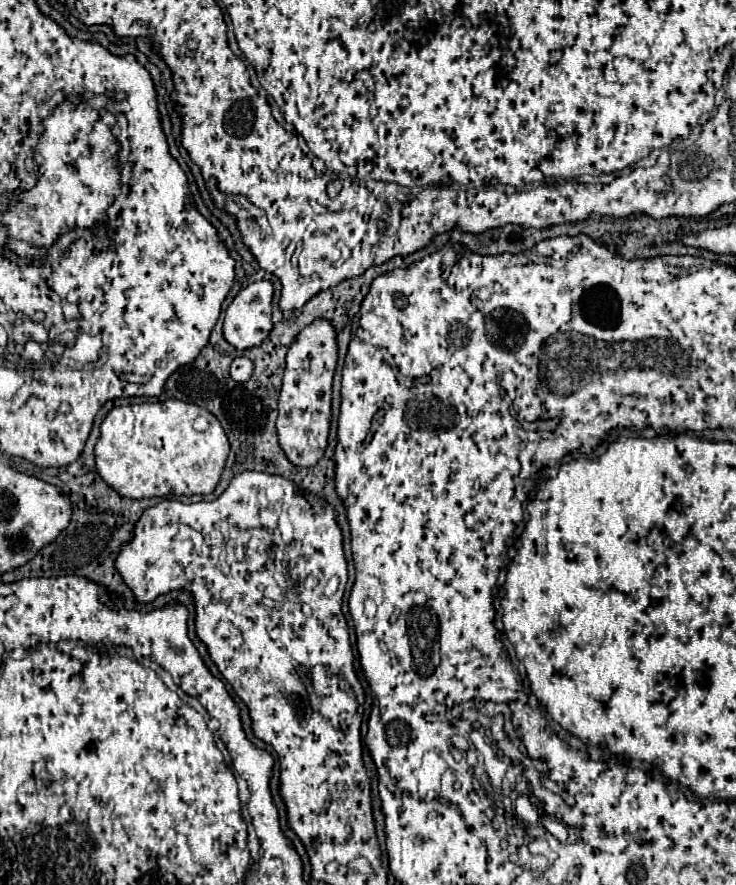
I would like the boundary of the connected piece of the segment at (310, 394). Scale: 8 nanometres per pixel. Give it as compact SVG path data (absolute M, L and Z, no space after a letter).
M317 319L305 327L287 353L287 367L279 393L279 445L287 459L299 467L315 465L327 447L331 419L333 373L337 365L337 341L329 321Z

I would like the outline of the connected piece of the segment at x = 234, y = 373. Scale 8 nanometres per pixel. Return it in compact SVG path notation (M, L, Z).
M235 357L231 363L231 377L235 381L247 381L253 373L253 363L247 357Z

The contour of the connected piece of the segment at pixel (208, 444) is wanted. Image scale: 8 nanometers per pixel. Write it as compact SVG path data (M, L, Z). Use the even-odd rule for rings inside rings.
M175 399L113 407L101 423L101 437L95 445L97 473L109 487L129 499L209 495L221 479L227 455L229 439L215 415L199 405ZM197 417L209 421L207 431L193 427Z

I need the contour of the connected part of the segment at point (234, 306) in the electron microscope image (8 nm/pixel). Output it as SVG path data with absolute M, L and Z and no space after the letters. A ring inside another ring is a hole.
M267 279L255 281L251 285L247 285L245 289L241 289L237 293L237 297L231 301L231 305L225 311L225 323L223 323L223 333L225 339L235 347L235 349L249 349L249 347L257 347L261 345L271 327L271 301L273 301L273 283Z

